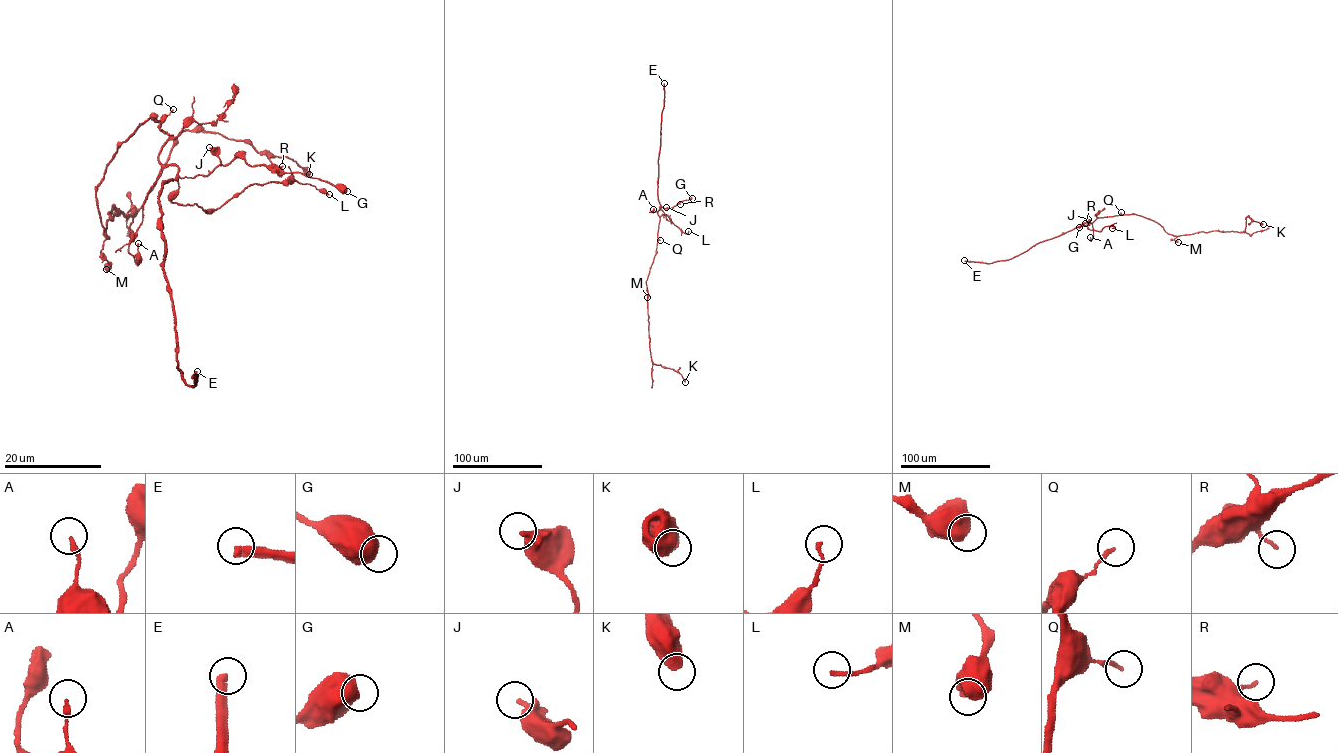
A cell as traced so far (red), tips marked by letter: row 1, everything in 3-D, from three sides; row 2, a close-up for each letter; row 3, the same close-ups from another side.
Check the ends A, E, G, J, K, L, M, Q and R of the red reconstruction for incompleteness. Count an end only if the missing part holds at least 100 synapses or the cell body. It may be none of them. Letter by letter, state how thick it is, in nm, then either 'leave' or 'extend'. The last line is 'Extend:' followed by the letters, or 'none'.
A: 190 nm thick; leave
E: 360 nm thick; extend
G: 700 nm thick; leave
J: 400 nm thick; leave
K: 600 nm thick; leave
L: 140 nm thick; leave
M: 650 nm thick; leave
Q: 130 nm thick; leave
R: 120 nm thick; leave
Extend: E

